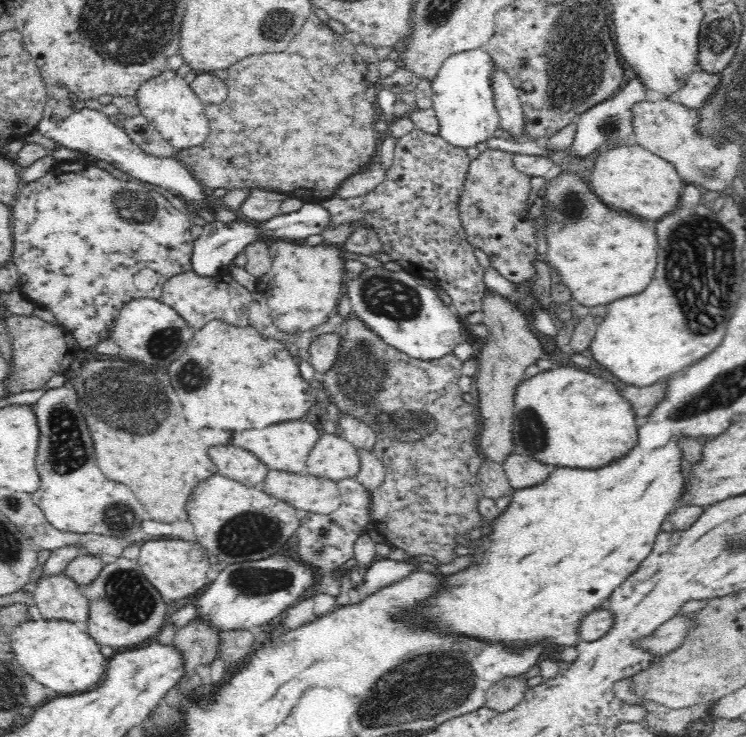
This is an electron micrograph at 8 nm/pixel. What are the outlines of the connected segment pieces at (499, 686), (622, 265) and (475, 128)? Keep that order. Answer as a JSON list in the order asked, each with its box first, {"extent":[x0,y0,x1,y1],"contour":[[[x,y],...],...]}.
[{"extent":[483,677,529,712],"contour":[[[508,677],[492,684],[486,690],[486,702],[483,706],[496,712],[512,710],[524,698],[526,689],[529,687],[526,681],[518,677]]]},{"extent":[540,172,658,306],"contour":[[[561,172],[561,174],[544,184],[545,195],[540,196],[545,201],[542,215],[547,225],[541,226],[541,237],[545,260],[548,266],[553,266],[561,278],[565,288],[571,290],[571,296],[576,302],[584,306],[609,305],[611,302],[624,298],[624,296],[634,296],[644,292],[644,288],[650,284],[654,278],[654,270],[658,264],[658,238],[652,228],[646,228],[640,220],[634,220],[630,216],[622,216],[614,210],[610,210],[606,204],[598,200],[598,196],[592,194],[593,189],[585,184],[576,174]]]},{"extent":[432,48,499,148],"contour":[[[486,48],[460,52],[450,56],[432,83],[432,109],[439,120],[438,136],[458,148],[472,148],[492,138],[499,128],[499,116],[494,103],[491,77],[494,61]]]}]

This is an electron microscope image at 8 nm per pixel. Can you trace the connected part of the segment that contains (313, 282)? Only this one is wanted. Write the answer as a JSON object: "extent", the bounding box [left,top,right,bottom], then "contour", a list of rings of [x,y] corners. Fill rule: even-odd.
{"extent":[256,240,347,334],"contour":[[[290,240],[268,243],[271,267],[256,280],[256,292],[264,295],[274,326],[288,334],[308,334],[309,330],[328,322],[343,296],[347,272],[342,250],[325,245],[300,245]]]}

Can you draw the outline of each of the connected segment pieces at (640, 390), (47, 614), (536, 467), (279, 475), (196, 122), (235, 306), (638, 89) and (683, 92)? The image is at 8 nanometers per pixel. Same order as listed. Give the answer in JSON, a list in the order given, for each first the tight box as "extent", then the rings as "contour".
[{"extent":[620,379,667,418],"contour":[[[667,379],[650,386],[627,385],[620,393],[632,405],[635,416],[642,418],[642,416],[649,415],[663,400],[666,389]]]},{"extent":[32,574,89,626],"contour":[[[64,574],[42,577],[32,593],[34,604],[46,621],[67,620],[86,626],[89,600],[72,578]]]},{"extent":[502,452,548,489],"contour":[[[515,452],[502,462],[507,479],[514,489],[528,488],[544,482],[548,478],[548,468],[544,463]]]},{"extent":[259,470,340,515],"contour":[[[269,470],[259,486],[270,496],[310,514],[328,515],[340,508],[338,482],[324,477]]]},{"extent":[135,70,210,150],"contour":[[[166,70],[159,76],[143,82],[135,96],[144,118],[156,127],[156,130],[176,150],[200,145],[210,134],[209,120],[205,115],[206,106],[192,90],[190,83],[180,78],[176,72]]]},{"extent":[162,270,252,332],"contour":[[[193,270],[182,272],[166,280],[162,288],[162,300],[196,332],[214,319],[239,327],[249,325],[248,305],[252,302],[251,292],[235,280],[224,282],[217,279],[217,276],[198,276]]]},{"extent":[569,75,646,158],"contour":[[[636,75],[636,78],[628,83],[623,89],[620,89],[612,97],[596,104],[587,112],[576,118],[576,134],[575,139],[569,149],[571,154],[578,158],[586,158],[595,150],[608,150],[617,145],[624,145],[628,138],[633,135],[632,125],[632,108],[637,103],[646,101],[646,87],[643,85],[642,79]]]},{"extent":[669,69,720,109],"contour":[[[696,69],[686,84],[669,99],[687,108],[702,109],[715,94],[720,82],[720,75],[712,75]]]}]

